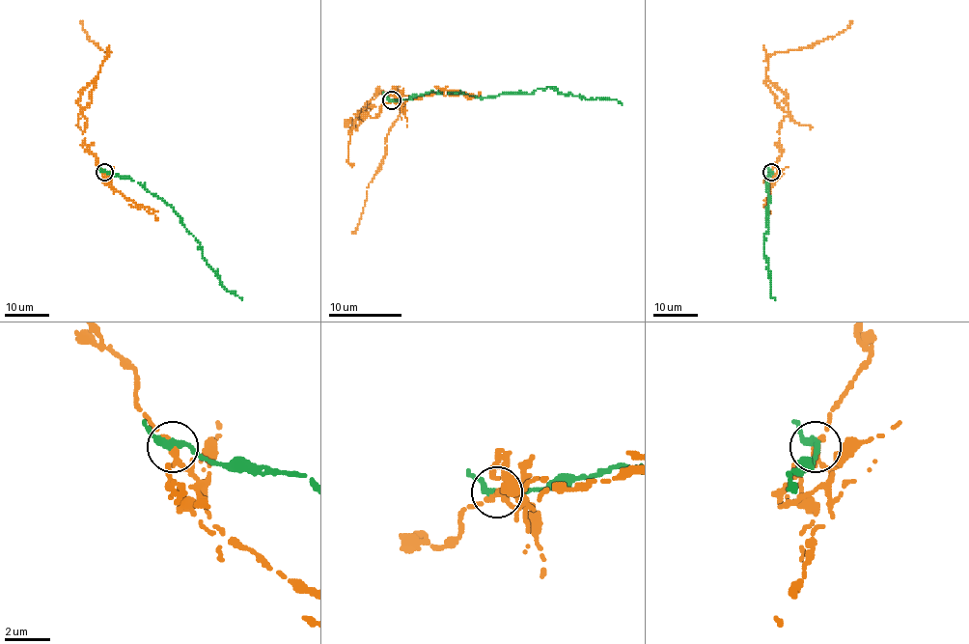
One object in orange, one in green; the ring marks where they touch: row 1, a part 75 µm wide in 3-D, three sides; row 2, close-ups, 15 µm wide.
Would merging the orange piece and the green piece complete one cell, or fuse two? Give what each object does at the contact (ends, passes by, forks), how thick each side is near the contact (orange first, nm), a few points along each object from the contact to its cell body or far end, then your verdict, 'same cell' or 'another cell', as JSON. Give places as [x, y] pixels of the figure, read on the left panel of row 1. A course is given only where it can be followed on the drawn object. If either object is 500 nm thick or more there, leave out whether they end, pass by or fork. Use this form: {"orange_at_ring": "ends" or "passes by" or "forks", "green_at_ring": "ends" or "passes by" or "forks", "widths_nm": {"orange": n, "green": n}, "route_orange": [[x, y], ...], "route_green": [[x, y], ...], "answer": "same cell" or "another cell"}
{"orange_at_ring": "passes by", "green_at_ring": "passes by", "widths_nm": {"orange": 260, "green": 300}, "route_orange": [[104, 172], [84, 142], [86, 119], [77, 101], [97, 75], [108, 51], [89, 40], [80, 20]], "route_green": [[104, 172], [130, 178], [169, 205], [199, 244], [204, 260], [220, 284], [242, 299]], "answer": "another cell"}

